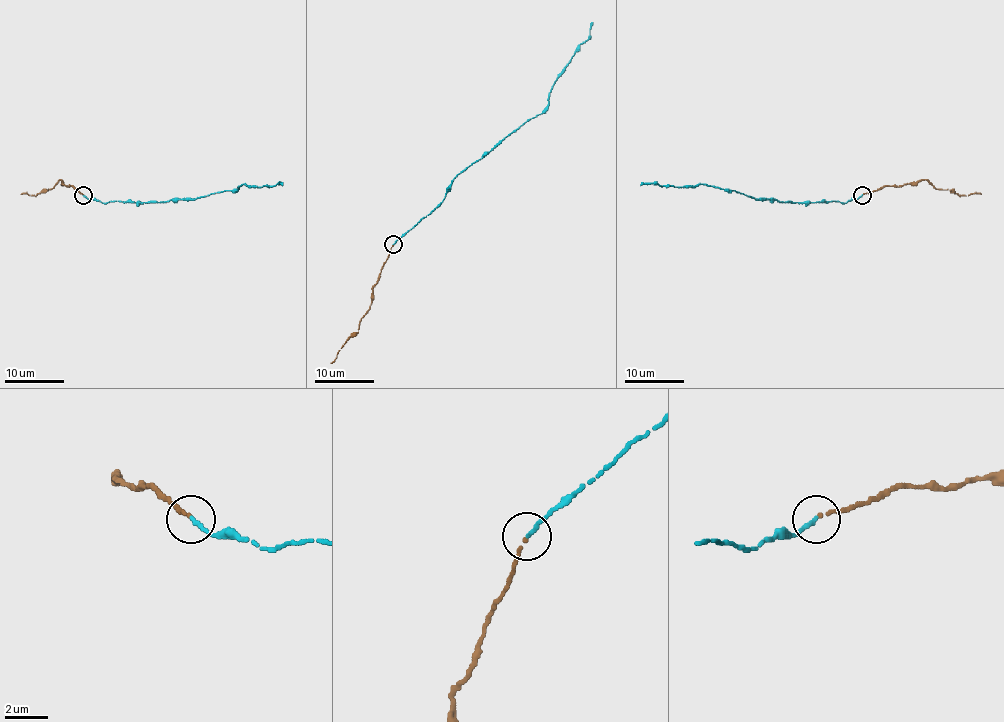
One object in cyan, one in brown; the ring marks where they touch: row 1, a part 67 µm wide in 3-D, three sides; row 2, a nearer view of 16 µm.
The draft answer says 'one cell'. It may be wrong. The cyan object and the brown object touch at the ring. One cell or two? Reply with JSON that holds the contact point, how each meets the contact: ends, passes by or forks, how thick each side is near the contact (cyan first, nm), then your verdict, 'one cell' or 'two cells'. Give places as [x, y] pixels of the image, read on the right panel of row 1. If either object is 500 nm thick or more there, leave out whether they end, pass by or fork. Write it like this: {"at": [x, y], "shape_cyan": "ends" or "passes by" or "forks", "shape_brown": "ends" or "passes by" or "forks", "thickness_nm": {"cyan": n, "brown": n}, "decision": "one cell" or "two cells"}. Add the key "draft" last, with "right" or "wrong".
{"at": [862, 195], "shape_cyan": "ends", "shape_brown": "ends", "thickness_nm": {"cyan": 240, "brown": 170}, "decision": "one cell", "draft": "right"}

